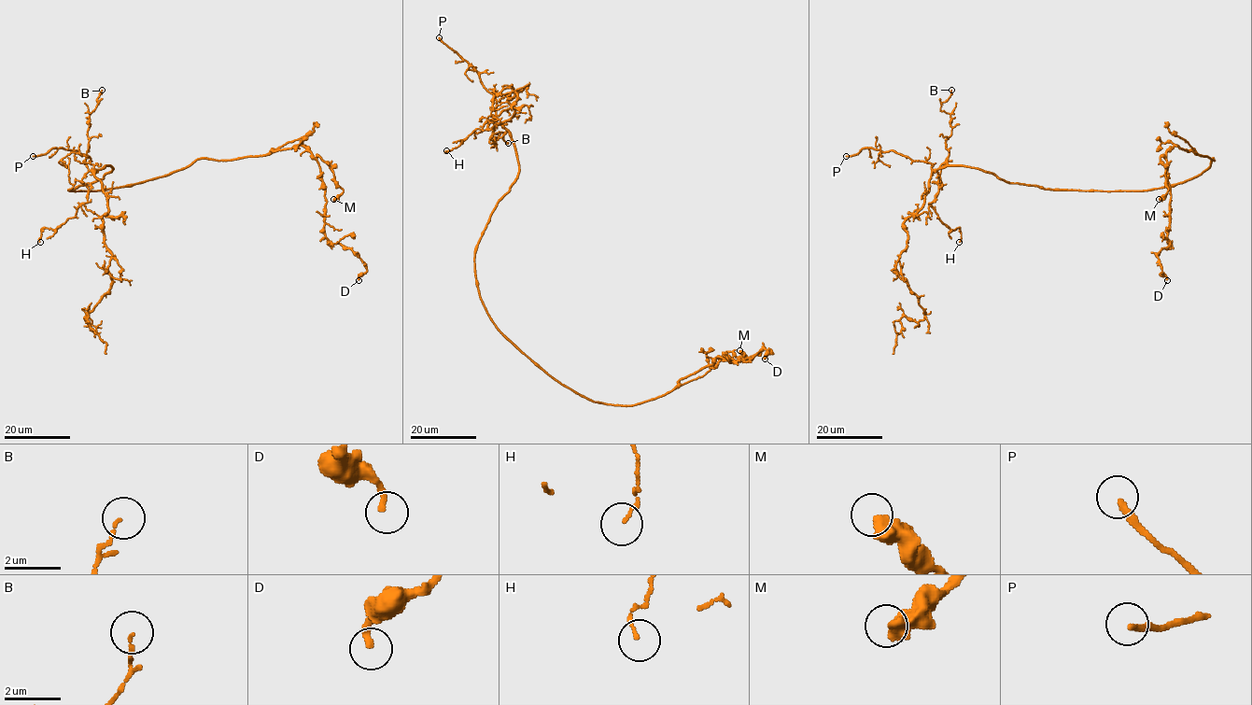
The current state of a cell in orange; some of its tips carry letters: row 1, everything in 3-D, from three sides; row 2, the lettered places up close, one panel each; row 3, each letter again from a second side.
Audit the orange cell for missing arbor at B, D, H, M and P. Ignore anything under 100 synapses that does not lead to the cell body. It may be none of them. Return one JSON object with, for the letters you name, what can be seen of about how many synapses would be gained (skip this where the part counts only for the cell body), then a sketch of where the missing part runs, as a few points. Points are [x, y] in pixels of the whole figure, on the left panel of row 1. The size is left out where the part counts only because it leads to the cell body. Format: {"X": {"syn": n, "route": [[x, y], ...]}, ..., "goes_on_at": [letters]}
{"P": {"route": [[33, 156], [20, 160], [14, 178], [34, 166], [40, 149]]}, "goes_on_at": ["P"]}

